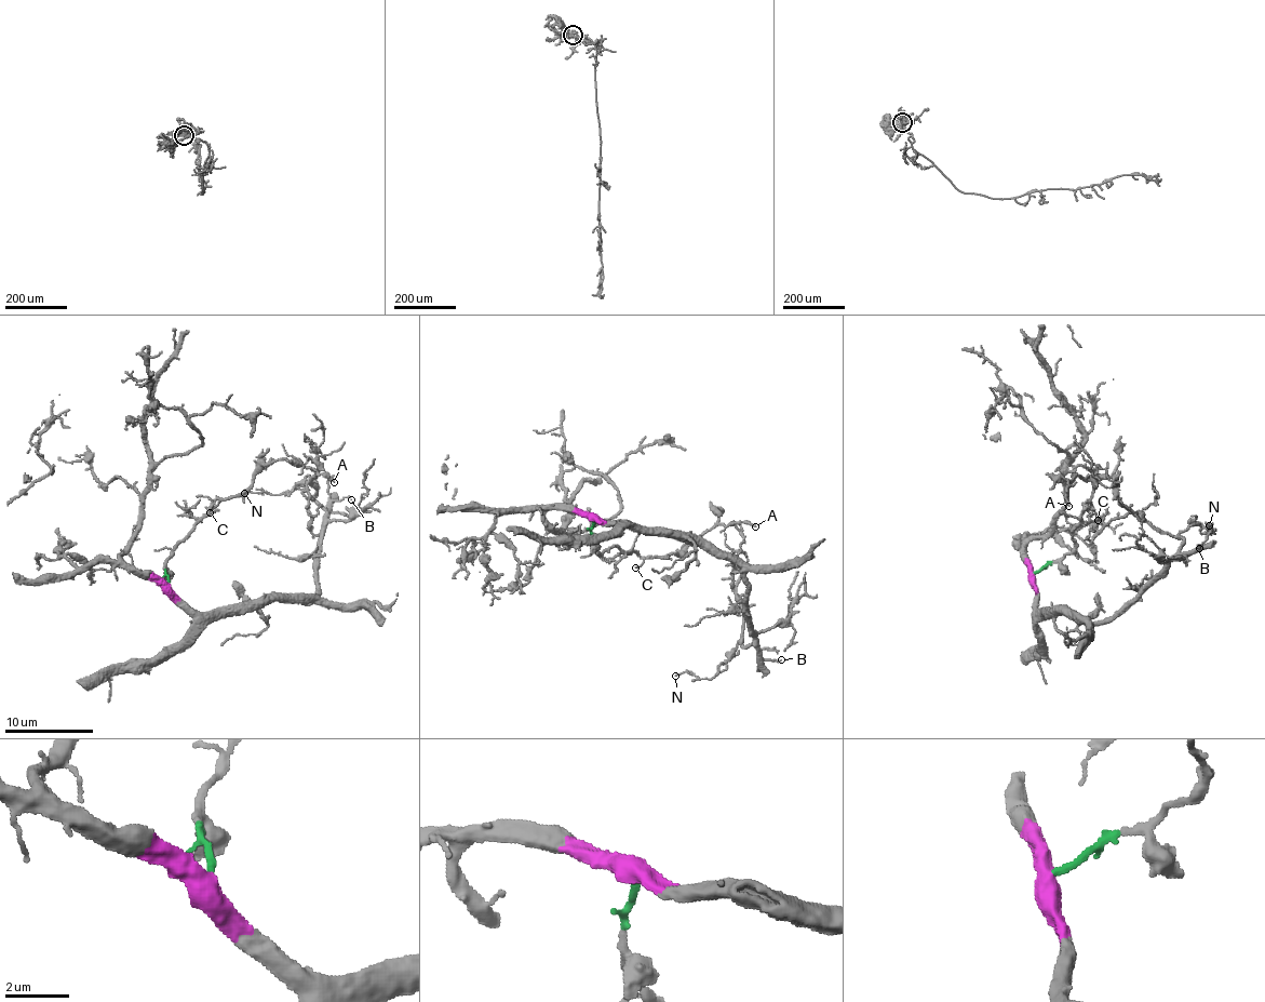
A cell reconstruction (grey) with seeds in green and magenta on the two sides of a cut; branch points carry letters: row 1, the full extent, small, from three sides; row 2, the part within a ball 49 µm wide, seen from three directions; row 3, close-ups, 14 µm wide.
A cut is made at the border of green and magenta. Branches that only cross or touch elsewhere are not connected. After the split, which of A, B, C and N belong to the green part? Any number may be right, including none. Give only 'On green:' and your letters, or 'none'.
On green: A, C

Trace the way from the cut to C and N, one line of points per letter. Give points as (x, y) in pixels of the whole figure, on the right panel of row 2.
C: (1033, 572), (1064, 557), (1076, 545), (1073, 529), (1089, 506), (1098, 520)
N: (1033, 572), (1044, 613), (1114, 617), (1163, 568), (1183, 532), (1200, 524), (1214, 534), (1209, 525)

